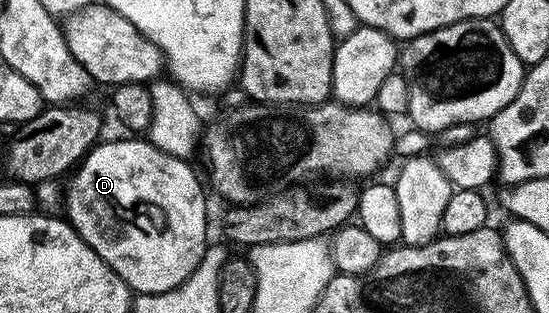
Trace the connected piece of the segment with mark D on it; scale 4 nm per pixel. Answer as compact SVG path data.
M145 139L129 140L133 141L109 141L106 145L98 143L85 154L80 164L76 166L75 172L68 178L68 180L70 179L69 190L63 193L63 205L65 201L66 213L64 213L64 216L69 224L73 226L73 230L96 251L99 259L103 259L103 263L107 263L114 269L134 294L166 293L175 287L179 287L191 274L202 268L200 266L201 260L205 257L205 244L207 244L205 236L205 226L207 224L207 218L205 218L205 193L201 190L201 181L197 178L196 171L189 166L190 162L186 158L173 157L170 153L164 153L162 149L157 149Z

